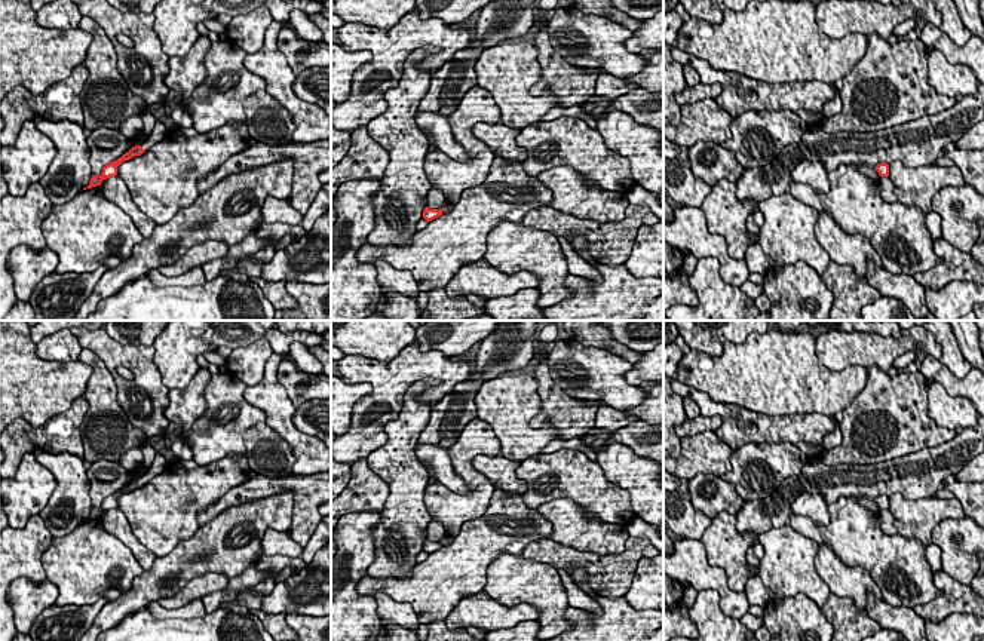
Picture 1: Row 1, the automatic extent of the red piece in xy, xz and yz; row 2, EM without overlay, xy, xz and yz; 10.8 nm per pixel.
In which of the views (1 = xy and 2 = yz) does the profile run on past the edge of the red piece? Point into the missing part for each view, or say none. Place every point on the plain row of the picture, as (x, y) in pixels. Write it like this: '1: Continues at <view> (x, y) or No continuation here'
1: Continues at xy (159, 463)
2: No continuation here

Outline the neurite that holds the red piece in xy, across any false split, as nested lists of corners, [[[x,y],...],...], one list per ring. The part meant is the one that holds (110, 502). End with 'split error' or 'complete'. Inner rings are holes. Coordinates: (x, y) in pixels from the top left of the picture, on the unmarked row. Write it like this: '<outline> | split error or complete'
[[[156,453],[154,456],[154,460],[148,469],[147,473],[144,473],[141,478],[135,478],[132,479],[128,485],[125,485],[122,490],[119,490],[117,493],[105,497],[102,500],[102,504],[99,507],[92,507],[91,510],[91,515],[88,519],[85,519],[83,522],[86,521],[92,521],[92,519],[96,519],[96,518],[101,518],[101,515],[110,509],[116,509],[117,507],[117,499],[125,494],[125,493],[129,493],[135,488],[141,488],[142,485],[145,485],[150,479],[156,478],[157,475],[160,475],[163,470],[168,469],[168,461],[165,458],[165,456]]] | split error

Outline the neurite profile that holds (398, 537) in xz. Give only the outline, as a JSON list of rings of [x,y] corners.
[[[424,378],[407,390],[398,418],[384,426],[386,444],[367,457],[370,469],[389,485],[380,522],[371,530],[375,559],[367,574],[374,579],[411,577],[427,539],[432,519],[424,504],[424,488],[429,472],[419,461],[416,445],[430,418],[430,407],[422,404],[419,395],[436,384],[438,378]]]

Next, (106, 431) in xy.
[[[82,349],[79,361],[94,369],[83,395],[89,404],[80,424],[83,460],[88,466],[98,460],[119,461],[131,448],[142,448],[145,435],[119,405],[116,381],[105,364],[88,349]]]

